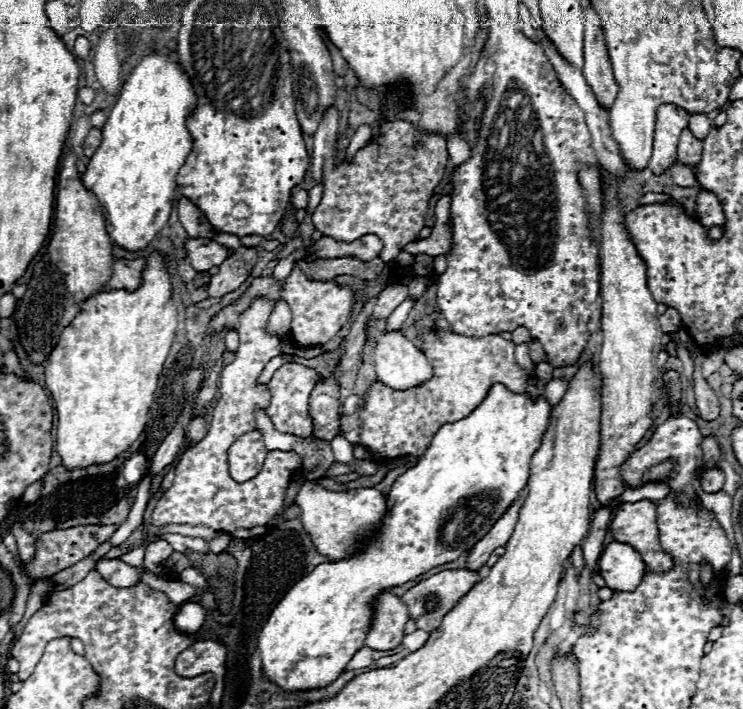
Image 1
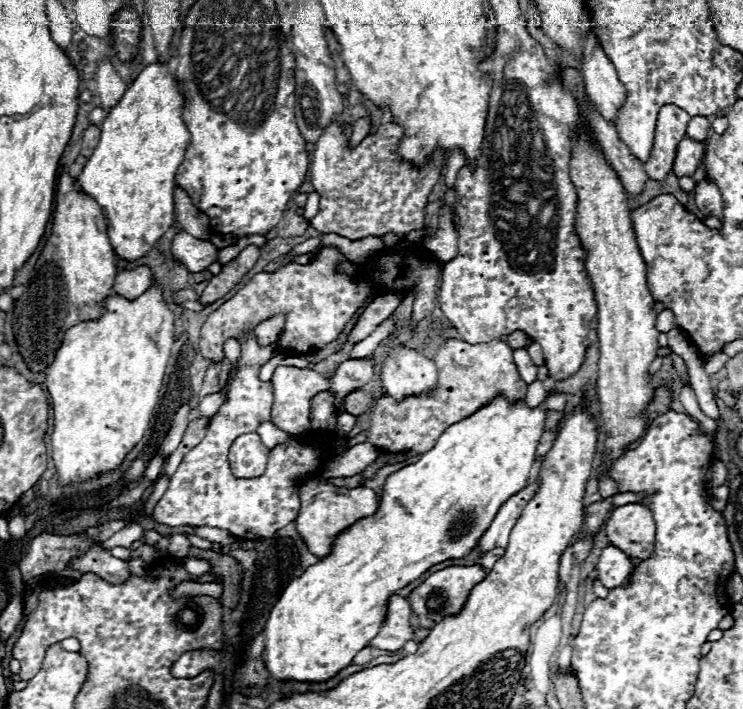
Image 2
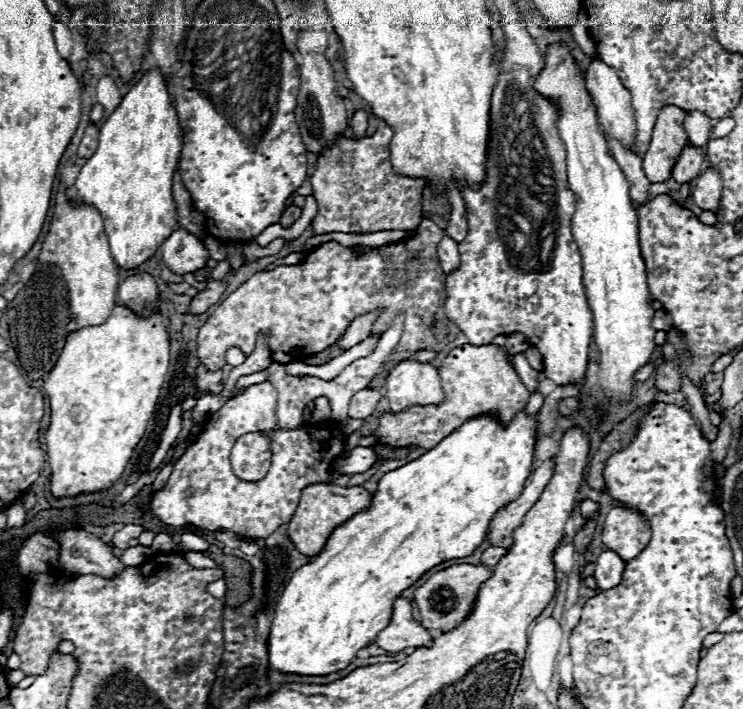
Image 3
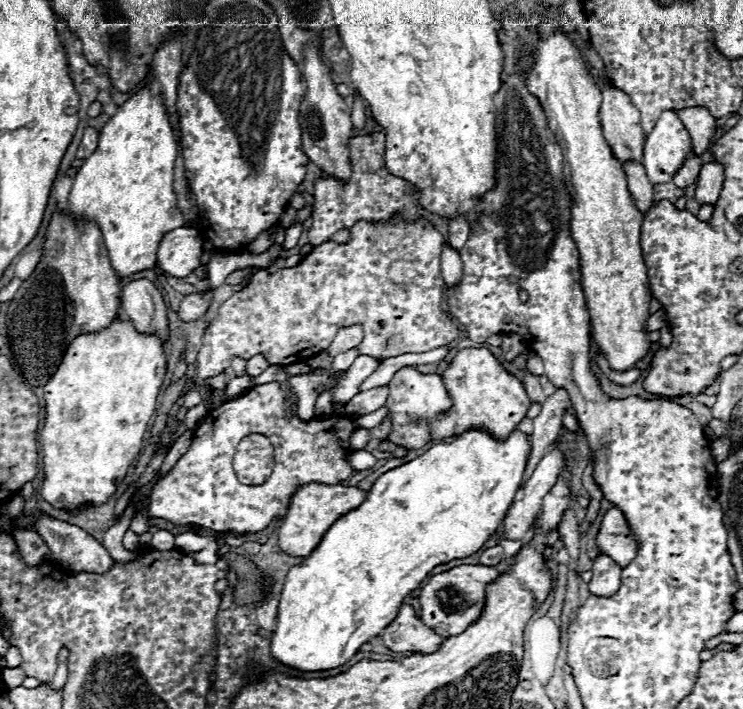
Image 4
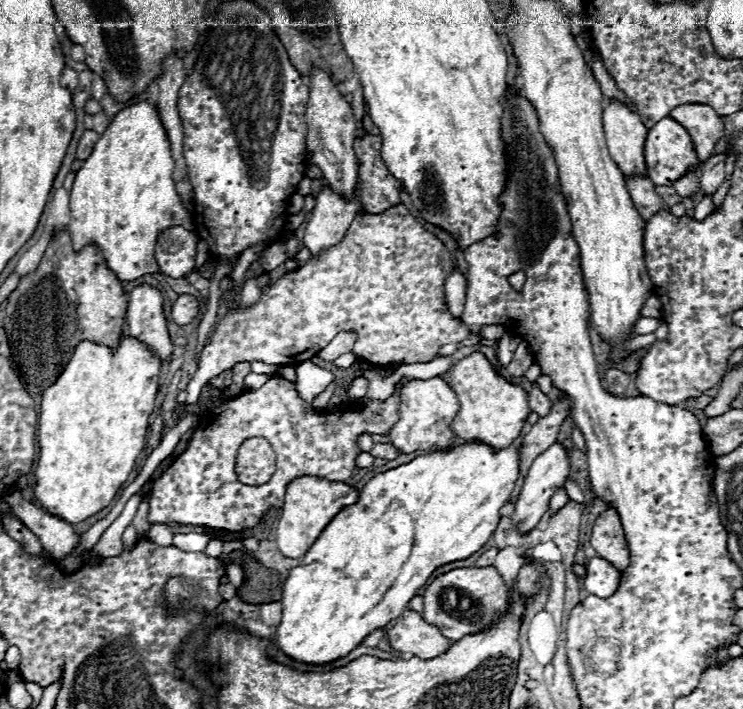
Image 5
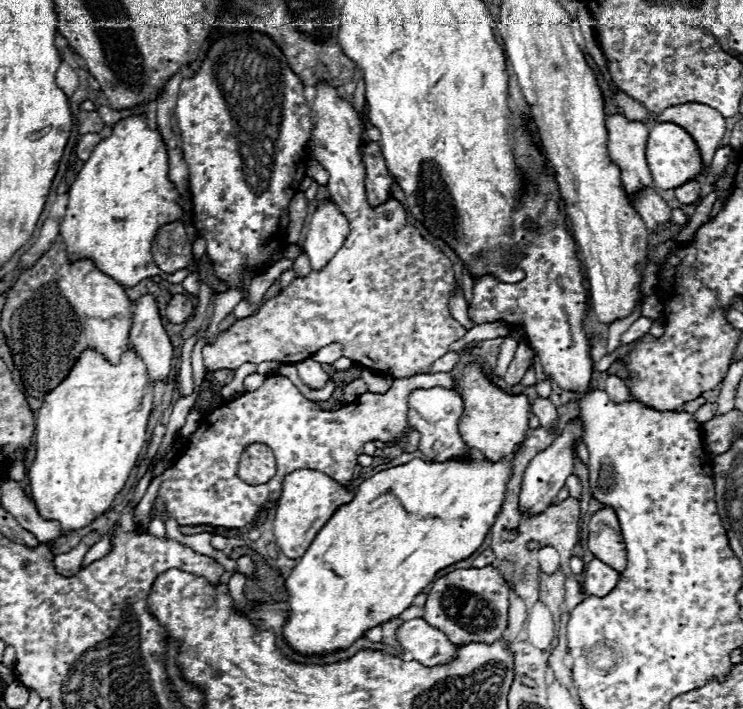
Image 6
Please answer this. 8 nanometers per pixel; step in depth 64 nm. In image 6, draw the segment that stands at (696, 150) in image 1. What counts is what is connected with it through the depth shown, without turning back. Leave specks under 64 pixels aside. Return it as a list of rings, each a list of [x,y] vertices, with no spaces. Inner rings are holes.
[[[692,180],[692,182],[686,182],[684,186],[674,188],[674,194],[680,204],[696,204],[700,200],[700,186],[698,182]]]

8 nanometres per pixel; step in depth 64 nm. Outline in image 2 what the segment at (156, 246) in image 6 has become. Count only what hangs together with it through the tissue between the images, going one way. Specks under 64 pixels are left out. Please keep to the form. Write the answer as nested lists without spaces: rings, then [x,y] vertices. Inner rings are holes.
[[[178,232],[172,238],[170,252],[172,252],[172,258],[178,260],[182,266],[186,266],[190,272],[202,272],[212,262],[218,260],[214,244],[206,240],[198,240],[186,232]]]

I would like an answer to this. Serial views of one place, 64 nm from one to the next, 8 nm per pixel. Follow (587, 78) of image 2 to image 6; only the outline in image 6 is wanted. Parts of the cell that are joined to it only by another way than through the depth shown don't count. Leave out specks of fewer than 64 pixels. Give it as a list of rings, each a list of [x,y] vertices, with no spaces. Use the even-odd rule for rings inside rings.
[[[622,114],[608,116],[606,128],[610,158],[620,168],[622,186],[632,200],[634,192],[652,186],[652,176],[646,162],[648,128],[642,122],[628,122]]]

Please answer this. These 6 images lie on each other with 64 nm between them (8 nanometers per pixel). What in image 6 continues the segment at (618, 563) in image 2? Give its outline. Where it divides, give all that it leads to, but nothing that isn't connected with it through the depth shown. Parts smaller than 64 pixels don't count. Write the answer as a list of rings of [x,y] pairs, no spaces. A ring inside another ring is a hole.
[[[594,558],[592,562],[586,564],[586,570],[582,576],[584,576],[582,586],[584,586],[586,594],[588,596],[600,596],[600,598],[610,594],[616,588],[618,578],[620,578],[620,574],[614,568],[610,568],[608,564],[604,564],[598,558]]]

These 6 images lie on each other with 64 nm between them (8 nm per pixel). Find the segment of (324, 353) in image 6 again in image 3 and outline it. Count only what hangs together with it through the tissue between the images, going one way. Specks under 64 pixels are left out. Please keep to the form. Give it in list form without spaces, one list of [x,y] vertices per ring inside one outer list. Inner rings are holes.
[[[370,312],[370,314],[366,314],[366,316],[356,318],[356,320],[346,328],[346,332],[336,340],[336,346],[338,346],[340,350],[348,350],[348,348],[352,348],[354,344],[364,342],[364,340],[368,338],[370,330],[372,330],[372,322],[374,322],[374,320],[376,320],[376,312]]]

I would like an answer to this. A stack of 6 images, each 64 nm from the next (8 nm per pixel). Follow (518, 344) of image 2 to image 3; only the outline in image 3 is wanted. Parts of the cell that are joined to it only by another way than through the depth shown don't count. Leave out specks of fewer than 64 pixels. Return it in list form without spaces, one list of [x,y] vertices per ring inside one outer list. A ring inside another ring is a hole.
[[[512,332],[512,334],[506,336],[506,344],[504,344],[504,348],[506,348],[506,352],[508,352],[510,356],[516,356],[518,352],[528,350],[530,344],[526,342],[526,336],[522,336],[520,332]]]

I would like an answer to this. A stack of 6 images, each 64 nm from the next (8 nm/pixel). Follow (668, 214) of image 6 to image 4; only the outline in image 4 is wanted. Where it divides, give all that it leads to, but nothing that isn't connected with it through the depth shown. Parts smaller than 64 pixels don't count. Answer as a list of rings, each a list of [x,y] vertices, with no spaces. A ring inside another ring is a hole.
[[[630,162],[630,164],[624,166],[624,172],[626,172],[628,190],[630,190],[632,198],[634,198],[636,208],[646,214],[650,210],[650,206],[656,202],[654,200],[654,184],[648,180],[642,164]]]

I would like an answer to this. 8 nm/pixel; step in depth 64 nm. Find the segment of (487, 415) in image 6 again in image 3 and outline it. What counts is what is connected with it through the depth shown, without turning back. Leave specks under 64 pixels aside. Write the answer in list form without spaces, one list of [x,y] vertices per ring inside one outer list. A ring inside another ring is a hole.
[[[462,344],[454,348],[440,368],[442,388],[446,392],[446,402],[442,406],[412,406],[404,414],[380,414],[378,416],[378,442],[390,444],[390,446],[420,446],[420,448],[432,448],[442,440],[442,436],[448,436],[454,432],[454,428],[460,428],[466,420],[472,420],[474,416],[482,416],[482,412],[494,412],[494,418],[502,424],[510,424],[514,416],[522,410],[526,410],[530,392],[522,384],[516,370],[508,364],[508,354],[502,346],[484,344],[484,346],[470,346]]]

